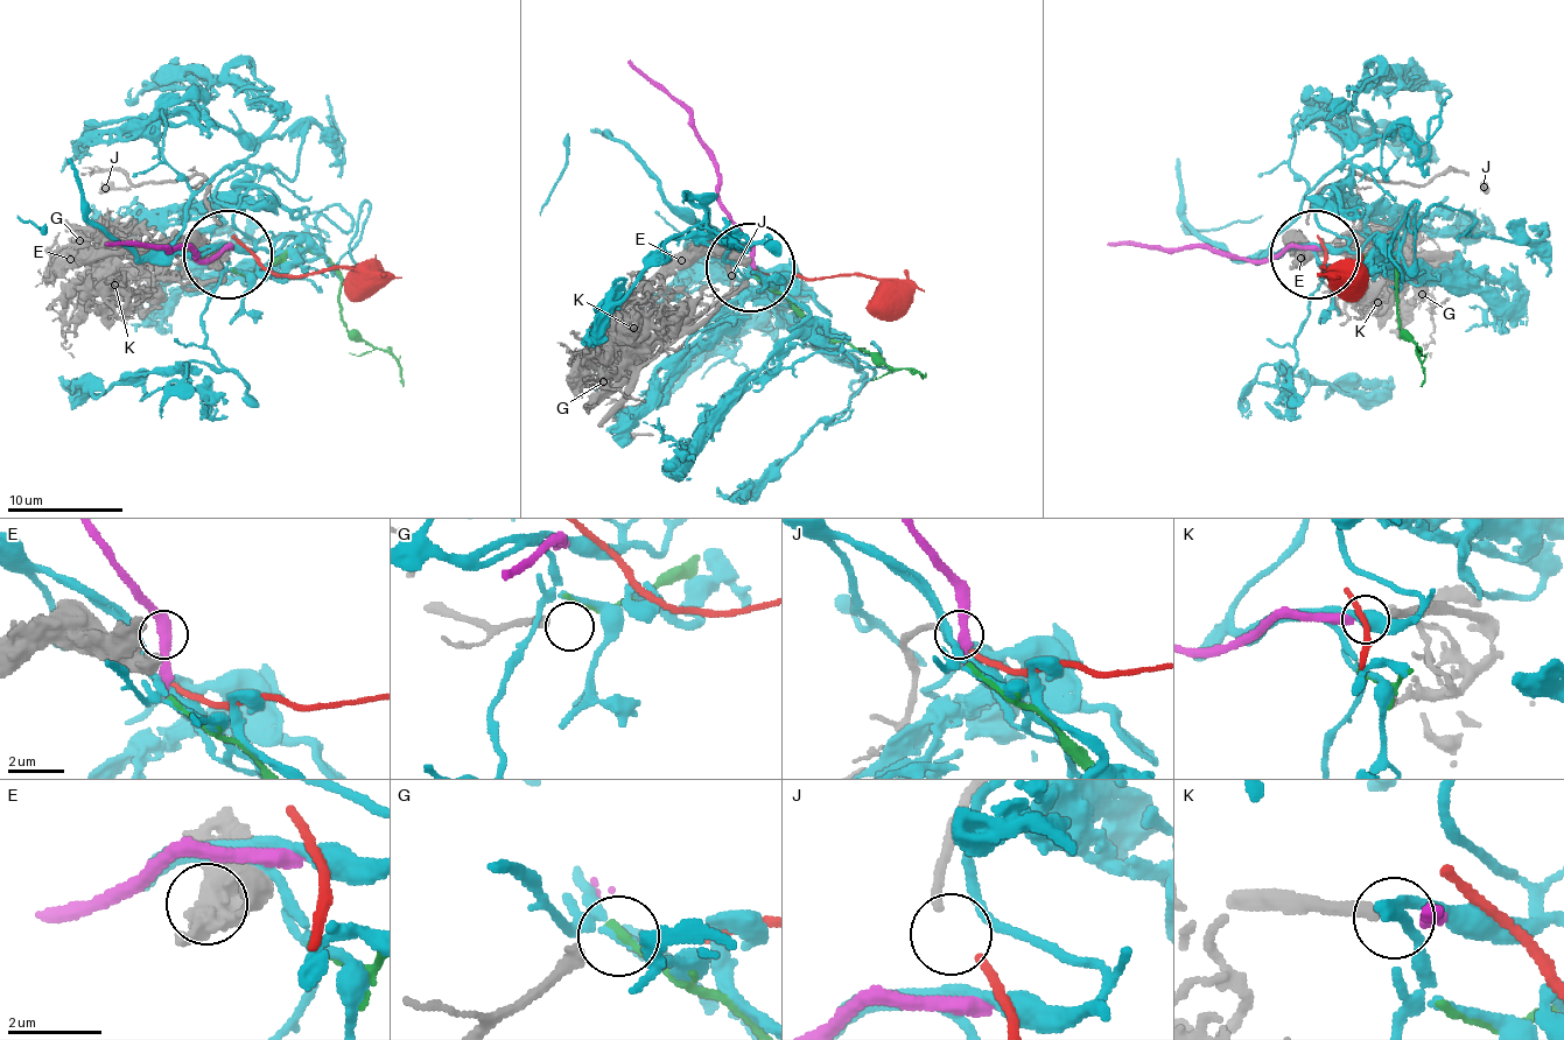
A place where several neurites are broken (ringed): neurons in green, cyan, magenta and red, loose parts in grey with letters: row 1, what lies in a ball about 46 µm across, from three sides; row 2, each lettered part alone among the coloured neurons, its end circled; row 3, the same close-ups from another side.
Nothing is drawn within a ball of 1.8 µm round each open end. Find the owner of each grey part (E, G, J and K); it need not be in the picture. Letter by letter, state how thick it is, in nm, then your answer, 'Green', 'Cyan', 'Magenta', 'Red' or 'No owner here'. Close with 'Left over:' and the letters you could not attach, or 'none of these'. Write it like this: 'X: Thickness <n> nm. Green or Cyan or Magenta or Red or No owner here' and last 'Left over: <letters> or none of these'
E: Thickness 600 nm. No owner here
G: Thickness 280 nm. No owner here
J: Thickness 200 nm. Red
K: Thickness 280 nm. Magenta
Left over: E, G

